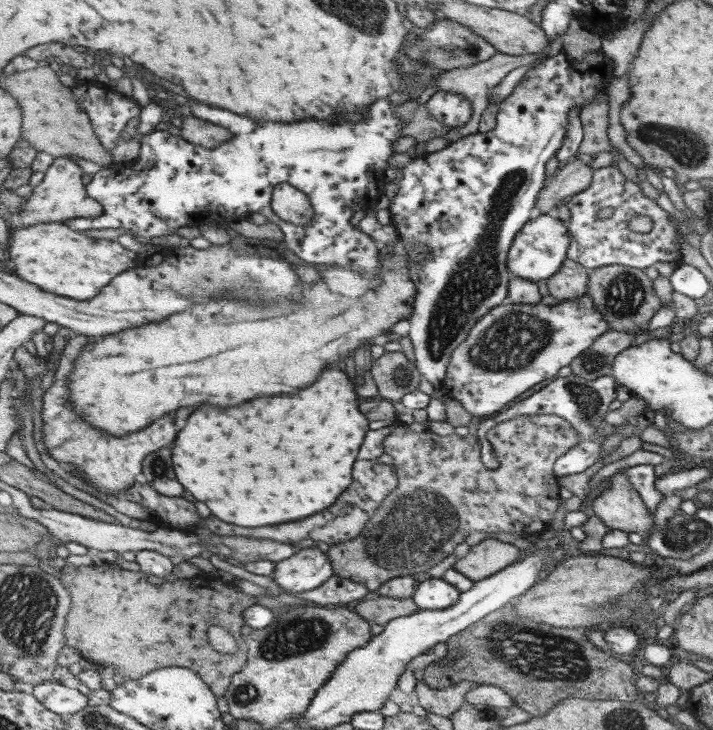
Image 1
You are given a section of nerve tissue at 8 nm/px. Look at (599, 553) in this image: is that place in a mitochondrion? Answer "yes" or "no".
no

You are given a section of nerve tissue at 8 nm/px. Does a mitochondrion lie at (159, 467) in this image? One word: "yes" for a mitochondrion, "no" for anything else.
yes

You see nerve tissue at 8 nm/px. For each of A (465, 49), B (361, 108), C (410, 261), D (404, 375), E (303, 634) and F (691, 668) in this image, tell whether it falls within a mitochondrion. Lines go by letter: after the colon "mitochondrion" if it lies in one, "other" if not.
A: mitochondrion
B: other
C: other
D: mitochondrion
E: mitochondrion
F: other

